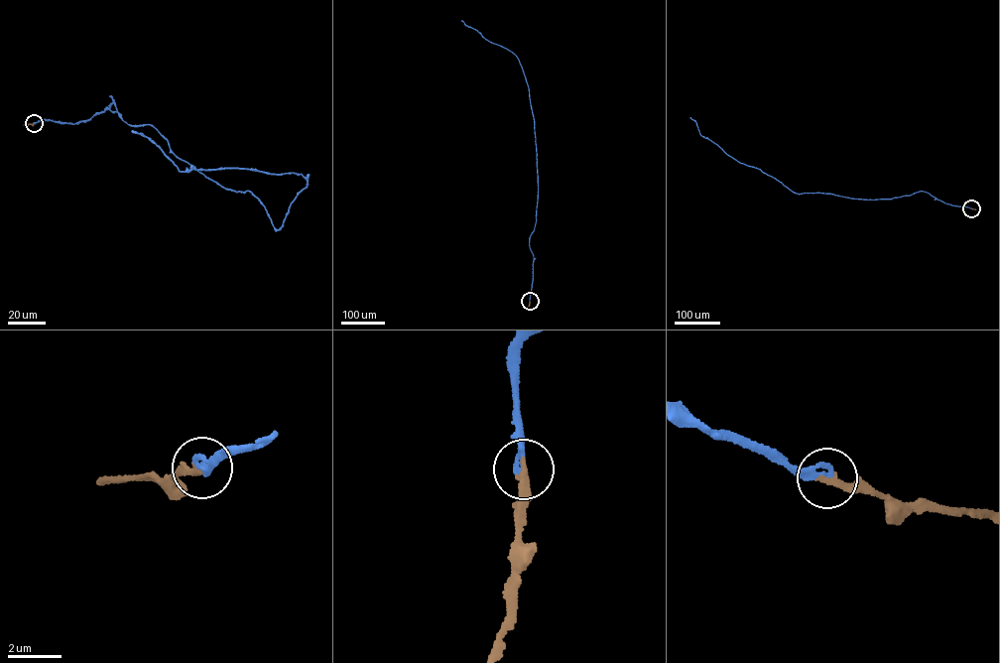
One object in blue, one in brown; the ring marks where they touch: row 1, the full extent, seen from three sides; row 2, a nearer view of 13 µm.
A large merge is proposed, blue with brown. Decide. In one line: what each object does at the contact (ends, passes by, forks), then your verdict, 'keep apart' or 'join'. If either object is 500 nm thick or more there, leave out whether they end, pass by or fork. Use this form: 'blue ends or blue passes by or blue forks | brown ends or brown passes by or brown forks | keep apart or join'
blue ends | brown ends | join

